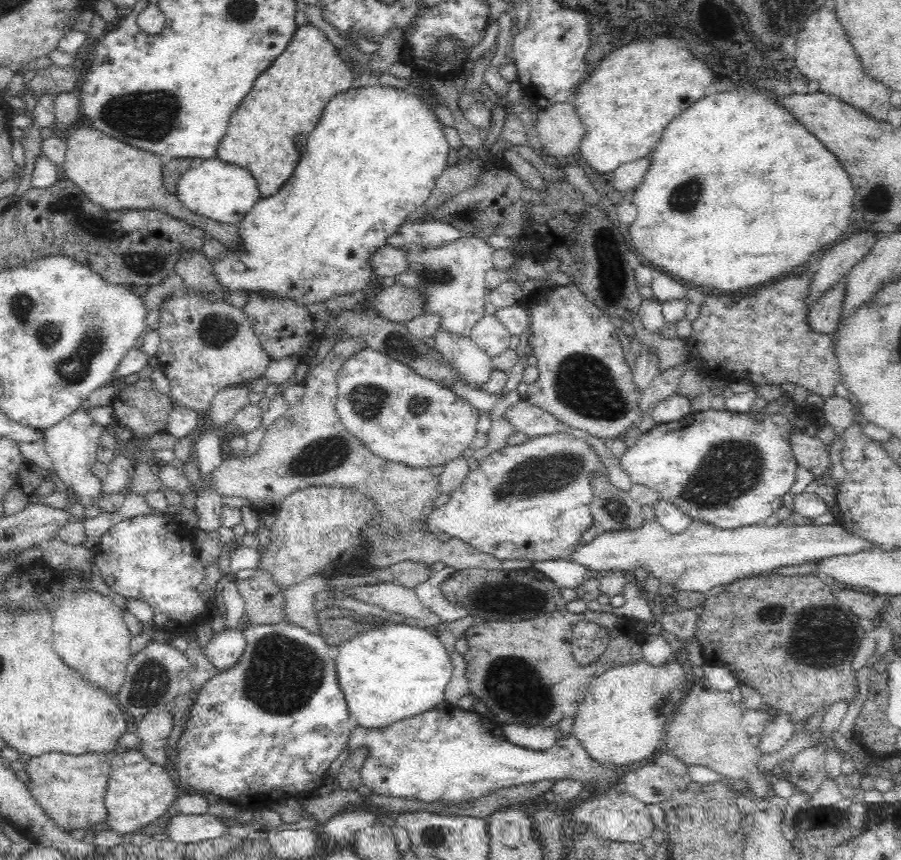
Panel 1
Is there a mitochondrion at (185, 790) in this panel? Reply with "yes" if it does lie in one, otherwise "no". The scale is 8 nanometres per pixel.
no

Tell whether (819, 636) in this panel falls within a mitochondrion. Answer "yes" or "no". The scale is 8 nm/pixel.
yes

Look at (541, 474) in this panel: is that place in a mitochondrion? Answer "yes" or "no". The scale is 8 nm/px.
yes

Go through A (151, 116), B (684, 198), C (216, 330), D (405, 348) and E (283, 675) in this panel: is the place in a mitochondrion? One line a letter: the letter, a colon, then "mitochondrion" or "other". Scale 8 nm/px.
A: mitochondrion
B: mitochondrion
C: mitochondrion
D: mitochondrion
E: mitochondrion

